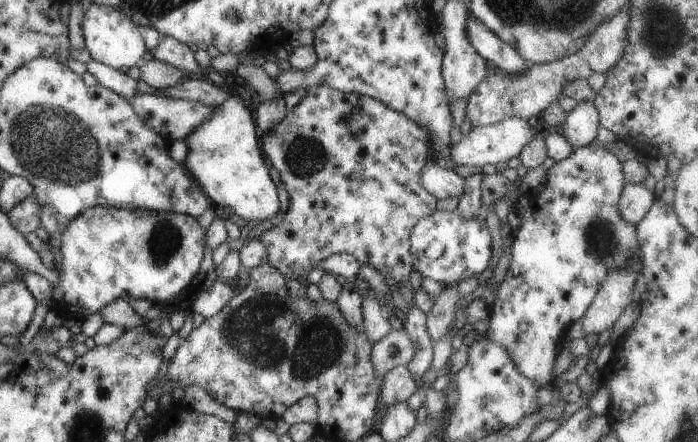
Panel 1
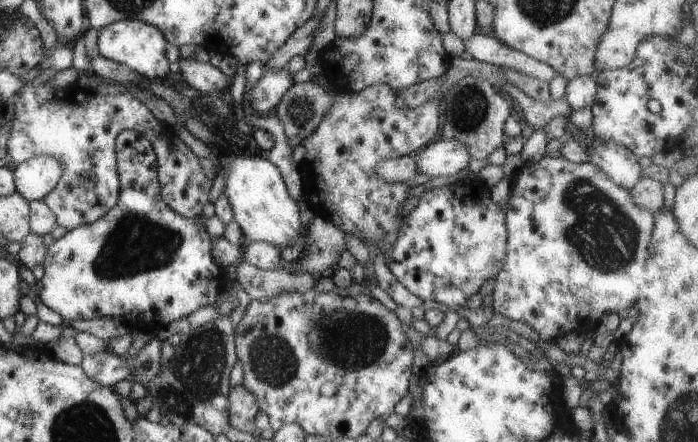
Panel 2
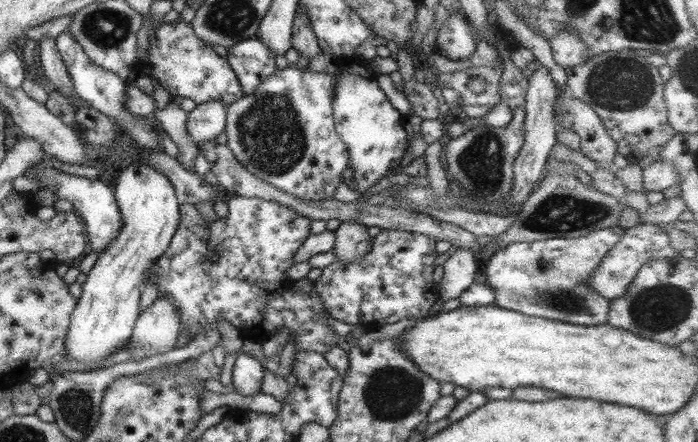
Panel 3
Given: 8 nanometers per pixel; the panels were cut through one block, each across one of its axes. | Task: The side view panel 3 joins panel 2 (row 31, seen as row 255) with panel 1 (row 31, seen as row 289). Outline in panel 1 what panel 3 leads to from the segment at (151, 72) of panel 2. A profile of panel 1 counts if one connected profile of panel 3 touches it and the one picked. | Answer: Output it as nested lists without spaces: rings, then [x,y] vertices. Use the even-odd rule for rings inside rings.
[[[91,3],[83,13],[80,32],[84,40],[84,48],[89,52],[90,57],[95,62],[114,69],[135,66],[147,49],[144,43],[142,27],[133,24],[133,21],[123,16],[117,8]]]

